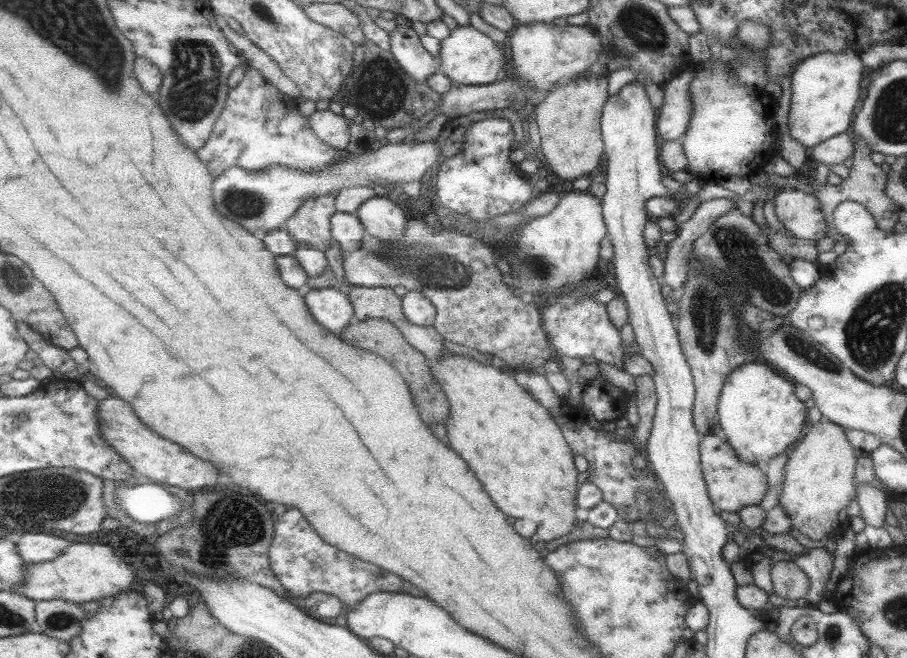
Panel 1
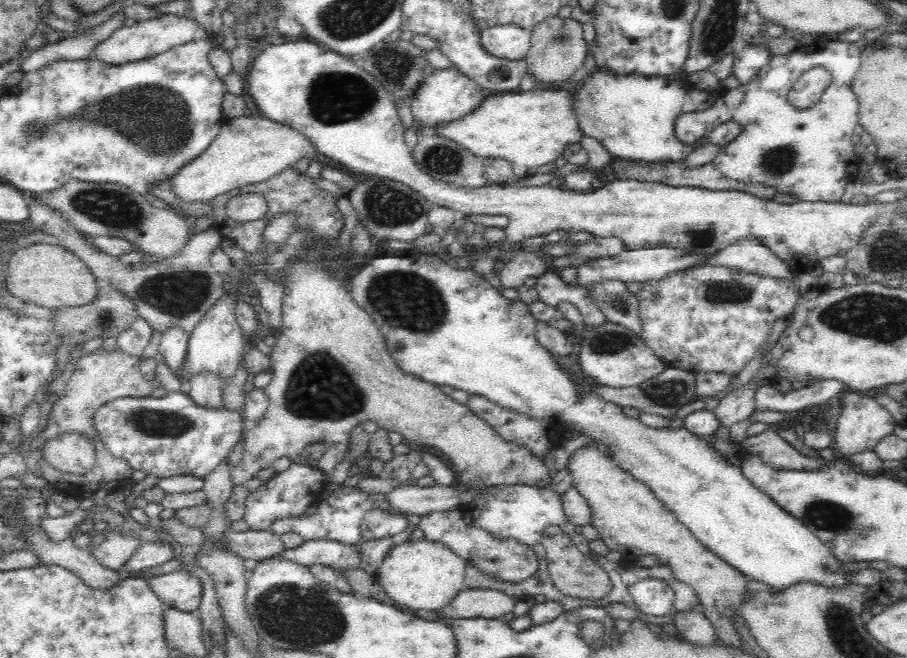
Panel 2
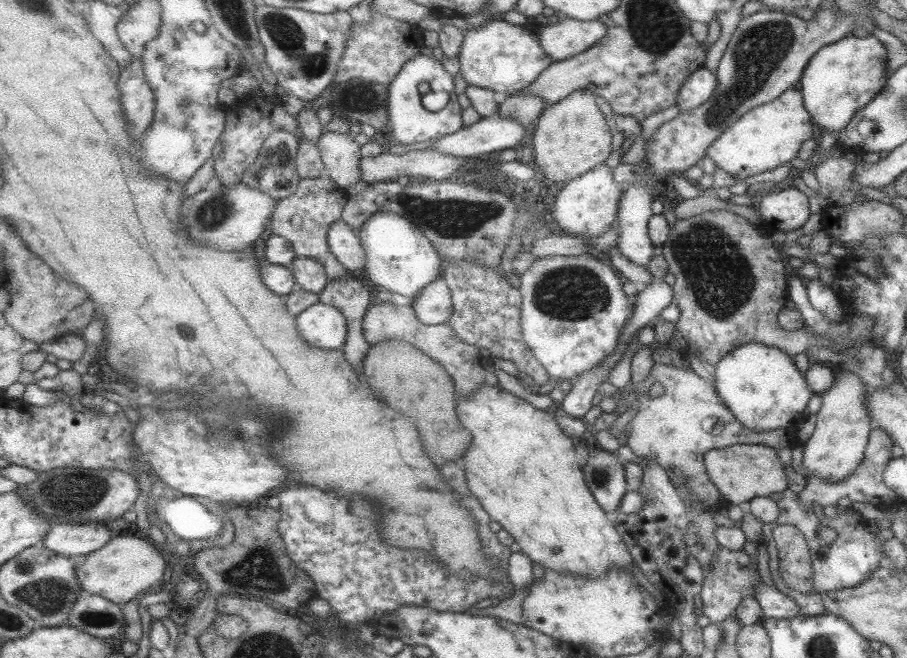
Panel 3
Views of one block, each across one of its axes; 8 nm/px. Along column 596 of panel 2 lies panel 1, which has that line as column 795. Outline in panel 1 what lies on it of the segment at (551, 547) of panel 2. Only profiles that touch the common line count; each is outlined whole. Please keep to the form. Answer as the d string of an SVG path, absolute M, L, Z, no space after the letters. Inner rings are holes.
M780 561L770 569L771 590L785 600L801 599L809 590L807 575L791 561Z

